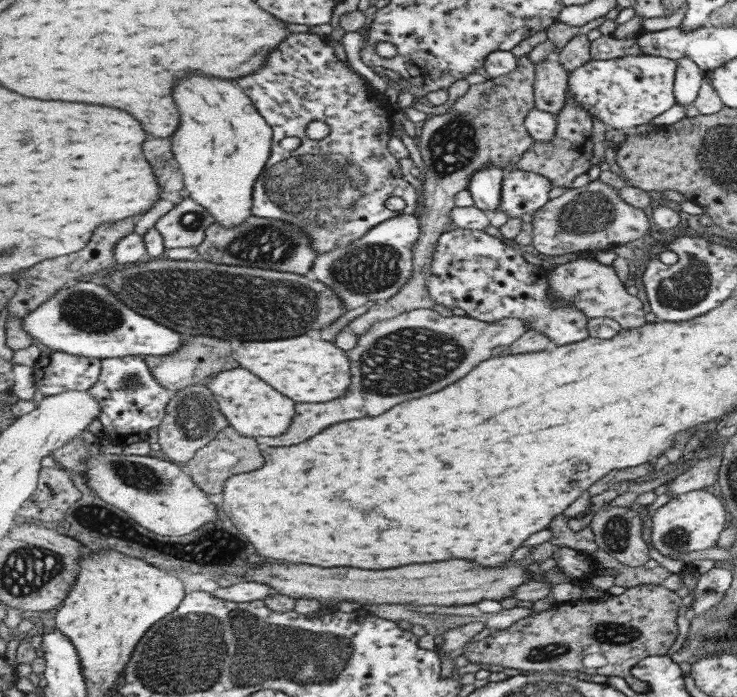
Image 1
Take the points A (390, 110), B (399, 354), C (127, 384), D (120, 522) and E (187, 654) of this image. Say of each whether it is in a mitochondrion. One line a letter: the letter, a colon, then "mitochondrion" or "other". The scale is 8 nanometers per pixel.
A: other
B: mitochondrion
C: mitochondrion
D: mitochondrion
E: mitochondrion

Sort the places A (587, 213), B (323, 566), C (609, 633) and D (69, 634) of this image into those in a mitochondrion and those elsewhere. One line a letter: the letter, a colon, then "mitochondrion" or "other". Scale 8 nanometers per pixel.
A: mitochondrion
B: other
C: mitochondrion
D: other

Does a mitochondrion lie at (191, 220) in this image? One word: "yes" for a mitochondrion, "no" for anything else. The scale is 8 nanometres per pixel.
yes

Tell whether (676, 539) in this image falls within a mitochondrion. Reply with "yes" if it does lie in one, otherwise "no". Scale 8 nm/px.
yes

